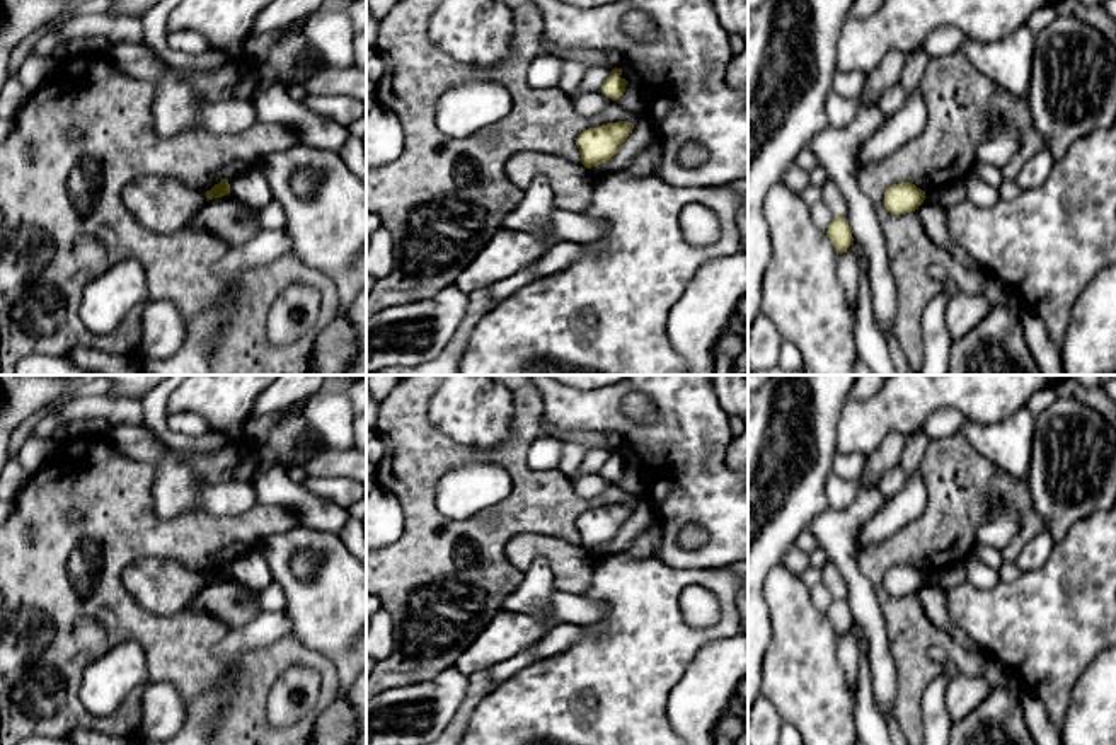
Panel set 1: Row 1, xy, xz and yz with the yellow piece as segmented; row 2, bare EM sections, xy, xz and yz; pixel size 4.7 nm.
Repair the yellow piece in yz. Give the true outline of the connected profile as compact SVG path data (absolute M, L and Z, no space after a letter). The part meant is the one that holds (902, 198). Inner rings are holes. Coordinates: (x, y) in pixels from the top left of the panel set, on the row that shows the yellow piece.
M898 182L884 191L884 206L891 215L906 215L918 210L925 199L925 191L912 182Z

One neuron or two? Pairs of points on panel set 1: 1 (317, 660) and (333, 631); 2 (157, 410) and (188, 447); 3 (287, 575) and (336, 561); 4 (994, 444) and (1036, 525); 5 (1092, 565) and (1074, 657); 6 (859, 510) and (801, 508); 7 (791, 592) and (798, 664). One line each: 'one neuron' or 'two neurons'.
1: two neurons
2: one neuron
3: one neuron
4: two neurons
5: one neuron
6: two neurons
7: one neuron

